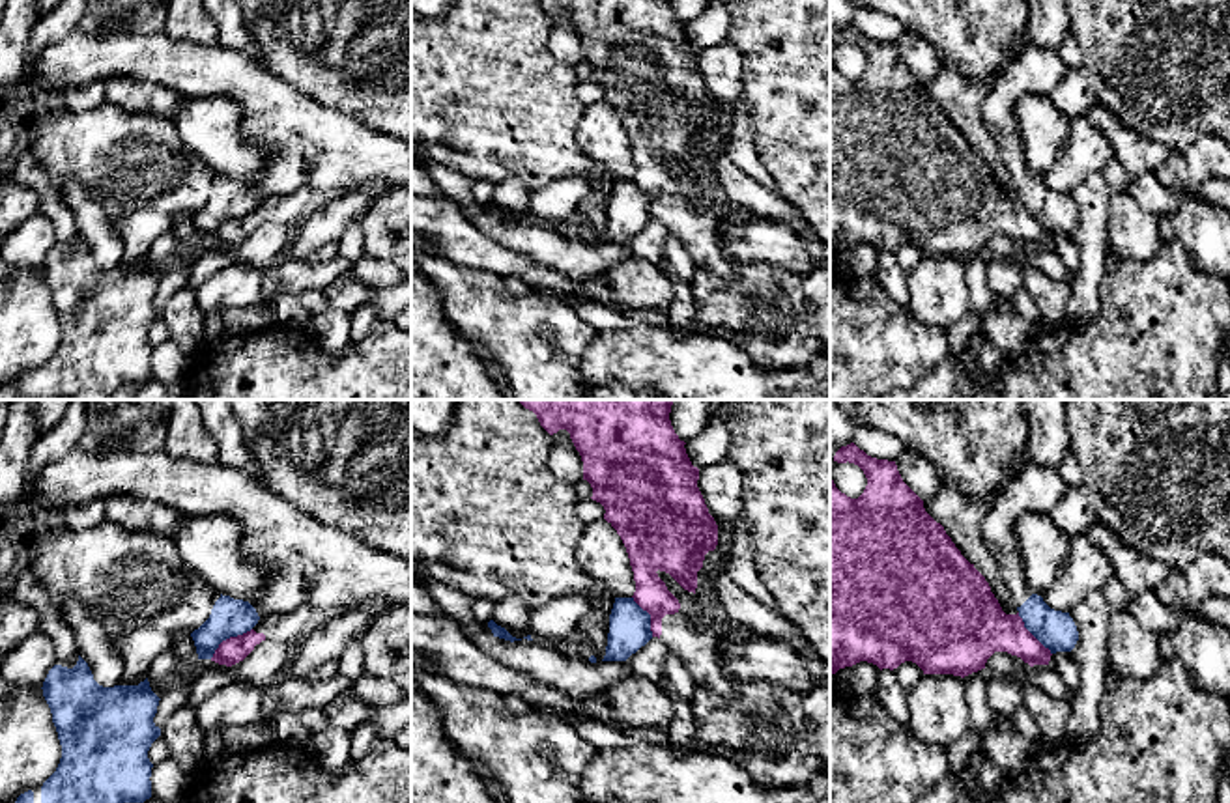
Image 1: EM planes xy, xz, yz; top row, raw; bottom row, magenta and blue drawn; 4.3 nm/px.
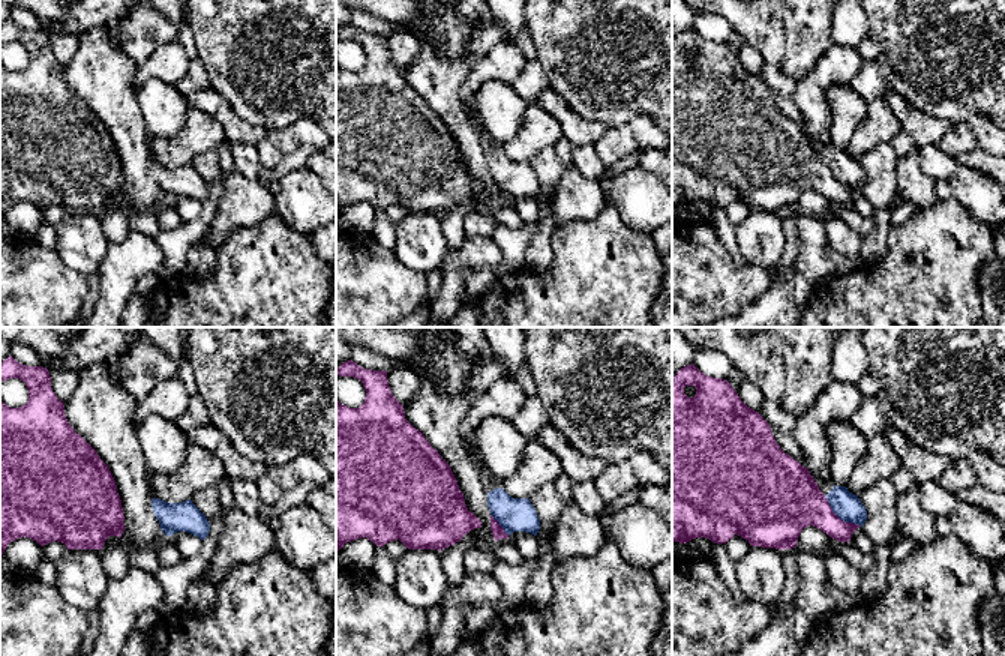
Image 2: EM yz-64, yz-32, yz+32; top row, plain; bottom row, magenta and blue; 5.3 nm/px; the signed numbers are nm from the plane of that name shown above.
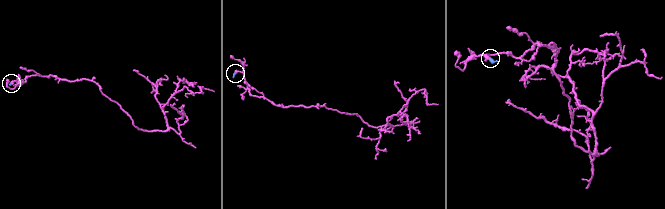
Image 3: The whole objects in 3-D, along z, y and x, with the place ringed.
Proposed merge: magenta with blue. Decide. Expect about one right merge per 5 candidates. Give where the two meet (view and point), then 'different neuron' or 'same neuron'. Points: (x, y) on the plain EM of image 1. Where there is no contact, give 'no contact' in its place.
contact xy (230, 219); different neuron

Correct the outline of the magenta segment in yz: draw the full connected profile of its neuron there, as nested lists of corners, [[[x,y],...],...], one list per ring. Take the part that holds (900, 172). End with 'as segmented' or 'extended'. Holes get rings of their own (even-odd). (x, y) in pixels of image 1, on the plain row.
[[[854,24],[841,28],[834,43],[858,47],[867,67],[858,80],[841,75],[830,52],[830,256],[867,243],[882,250],[916,245],[923,256],[968,258],[985,250],[994,233],[1008,233],[1030,248],[1049,247],[1045,230],[1017,196],[1006,196],[985,159],[955,129],[944,108],[923,90],[923,82],[903,63],[895,43],[877,41]]]; as segmented

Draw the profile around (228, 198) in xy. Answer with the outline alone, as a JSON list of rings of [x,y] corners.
[[[77,30],[45,49],[34,62],[45,80],[43,92],[62,93],[95,80],[129,77],[155,82],[183,97],[224,95],[243,108],[243,136],[269,153],[265,174],[256,183],[222,177],[209,200],[191,215],[198,241],[211,241],[219,226],[250,213],[262,198],[305,192],[310,198],[350,189],[366,181],[411,187],[411,144],[366,127],[353,116],[322,106],[290,82],[275,77],[247,54],[222,45],[204,47],[155,34],[112,34]]]

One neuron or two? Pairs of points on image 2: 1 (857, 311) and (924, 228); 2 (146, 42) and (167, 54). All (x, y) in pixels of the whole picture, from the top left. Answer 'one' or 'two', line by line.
1: one
2: two

